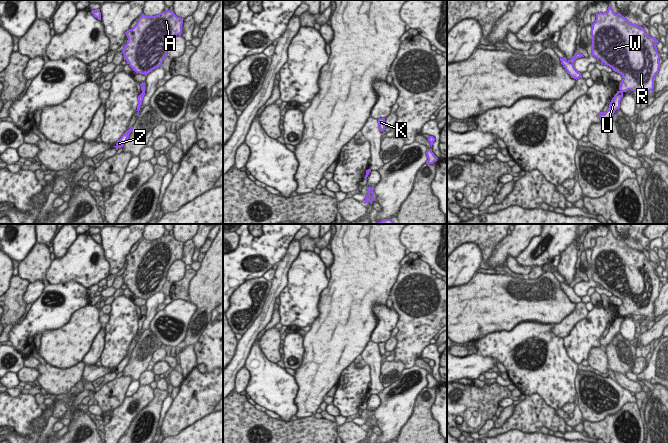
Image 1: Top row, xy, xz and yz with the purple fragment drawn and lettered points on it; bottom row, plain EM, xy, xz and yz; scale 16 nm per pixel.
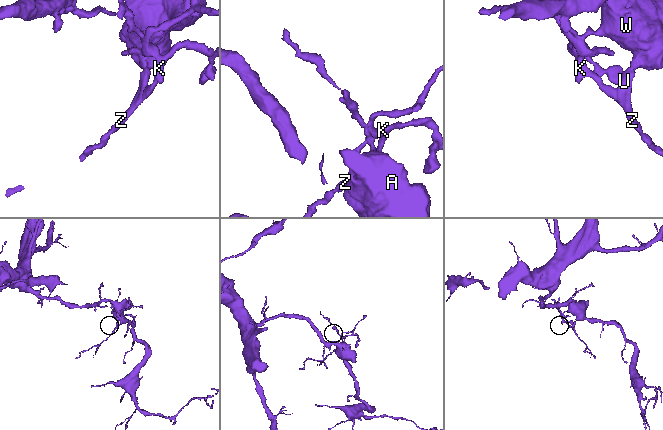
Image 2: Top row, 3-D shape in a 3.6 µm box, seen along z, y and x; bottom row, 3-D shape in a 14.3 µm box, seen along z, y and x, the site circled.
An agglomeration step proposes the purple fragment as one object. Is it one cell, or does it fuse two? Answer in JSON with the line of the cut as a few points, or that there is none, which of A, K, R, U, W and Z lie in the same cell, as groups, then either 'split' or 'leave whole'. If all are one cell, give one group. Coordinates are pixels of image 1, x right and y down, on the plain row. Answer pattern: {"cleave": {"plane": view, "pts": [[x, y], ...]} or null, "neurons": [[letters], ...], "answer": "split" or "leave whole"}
{"cleave": {"plane": "yz", "pts": [[568, 284], [573, 288]]}, "neurons": [["A", "R", "W"], ["K", "U", "Z"]], "answer": "split"}

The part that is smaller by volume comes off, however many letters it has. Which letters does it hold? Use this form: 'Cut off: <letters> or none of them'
Cut off: K, U, Z

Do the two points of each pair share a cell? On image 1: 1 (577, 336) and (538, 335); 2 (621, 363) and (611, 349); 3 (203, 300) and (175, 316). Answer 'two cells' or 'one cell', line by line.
1: two cells
2: one cell
3: two cells

